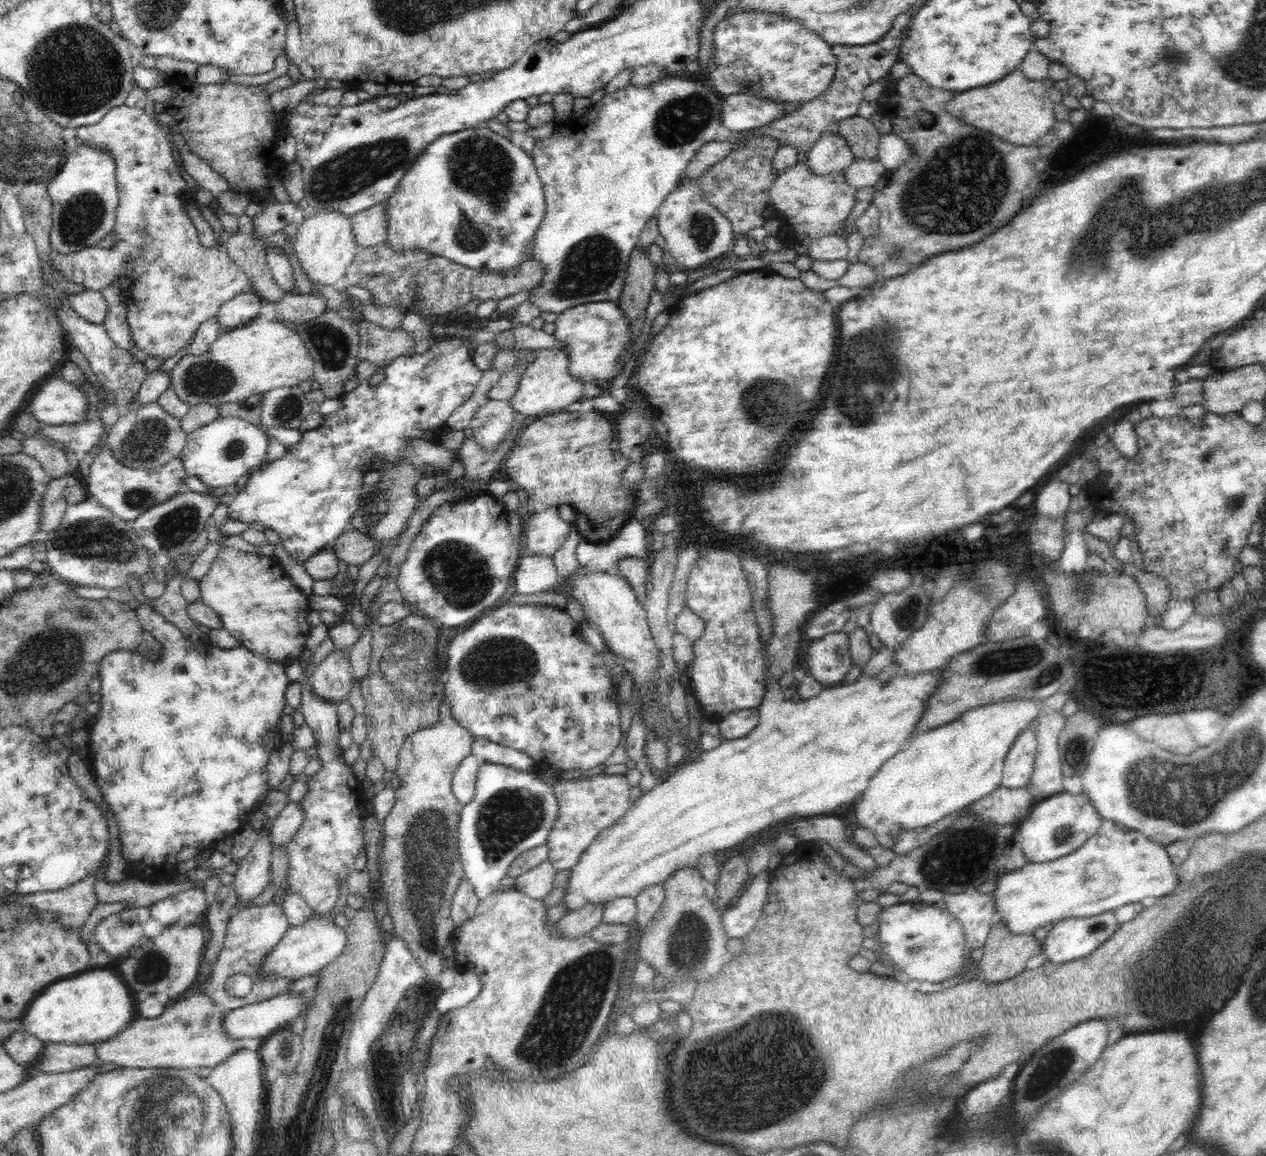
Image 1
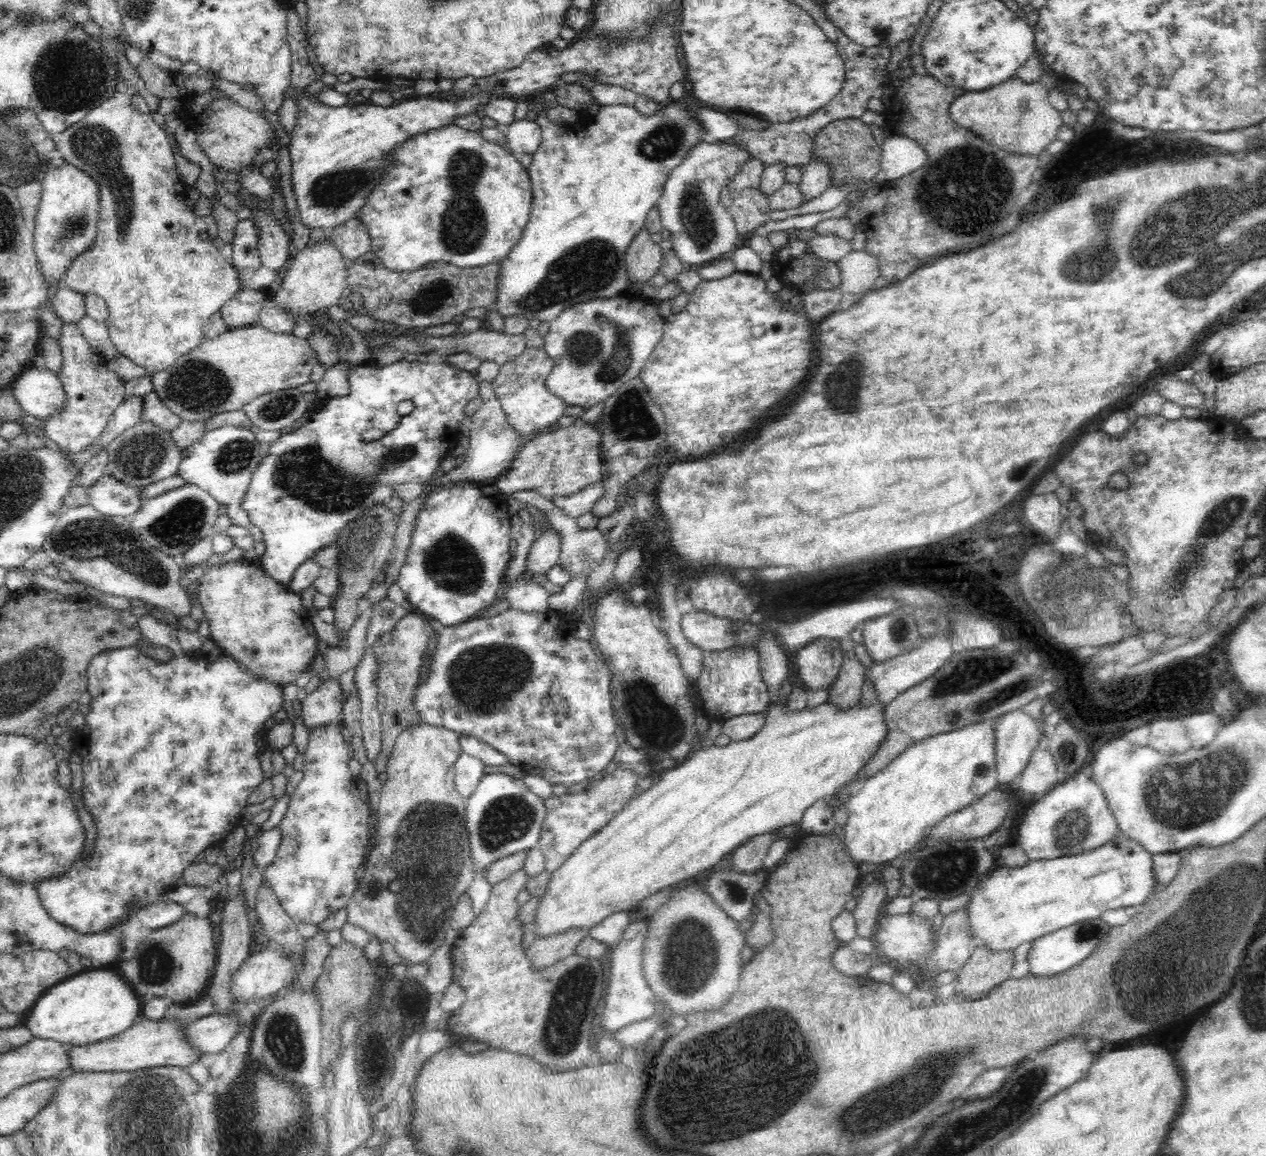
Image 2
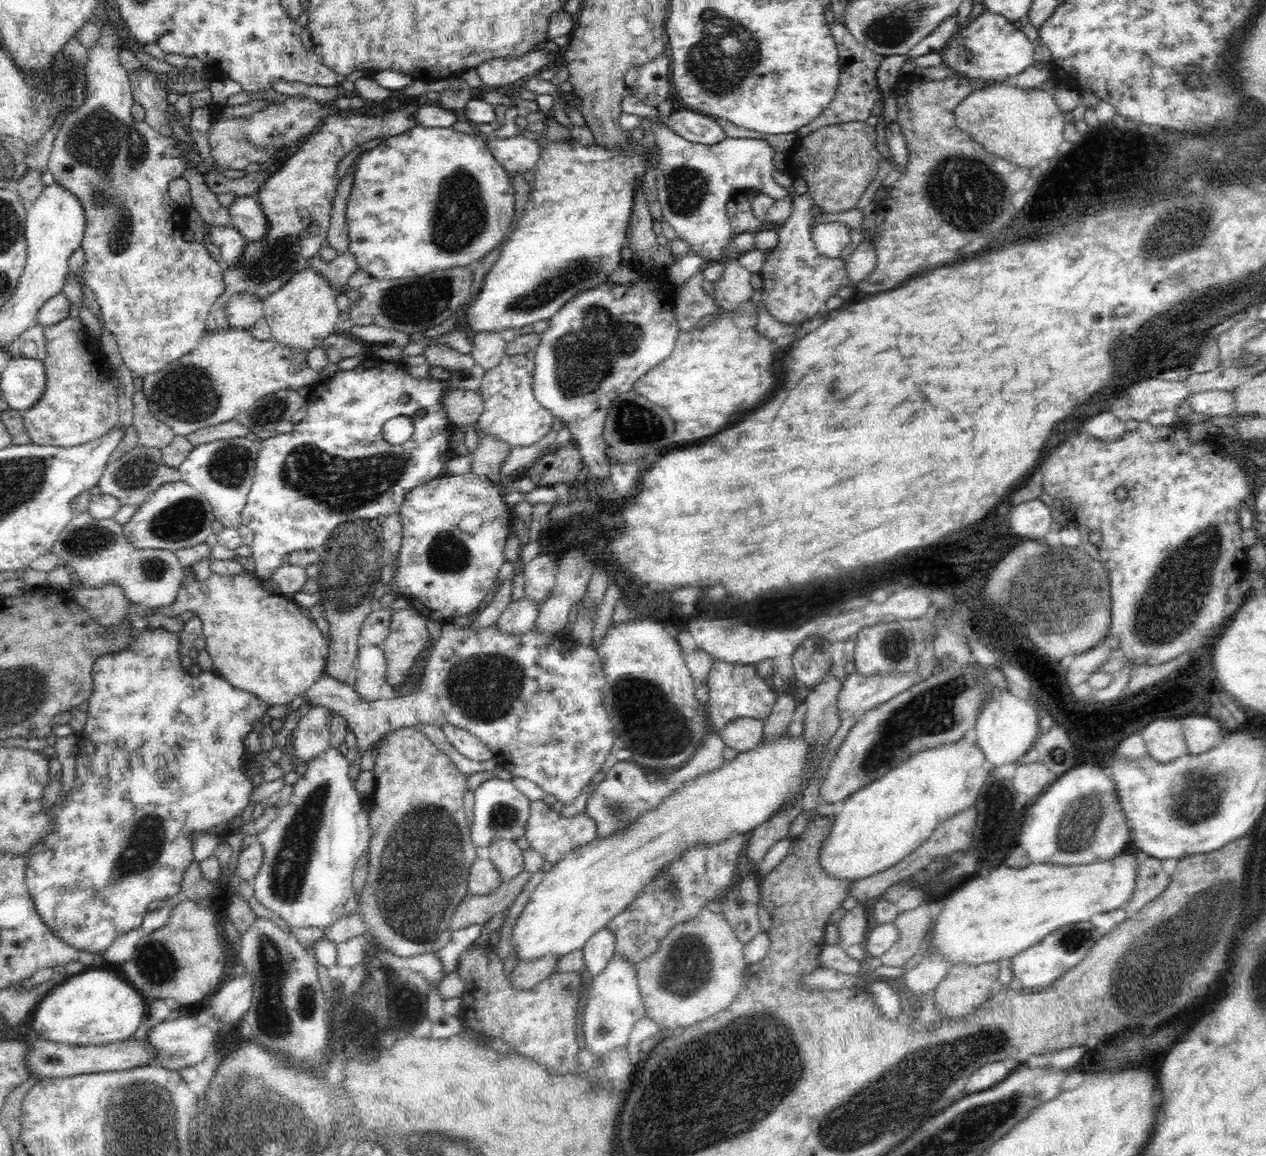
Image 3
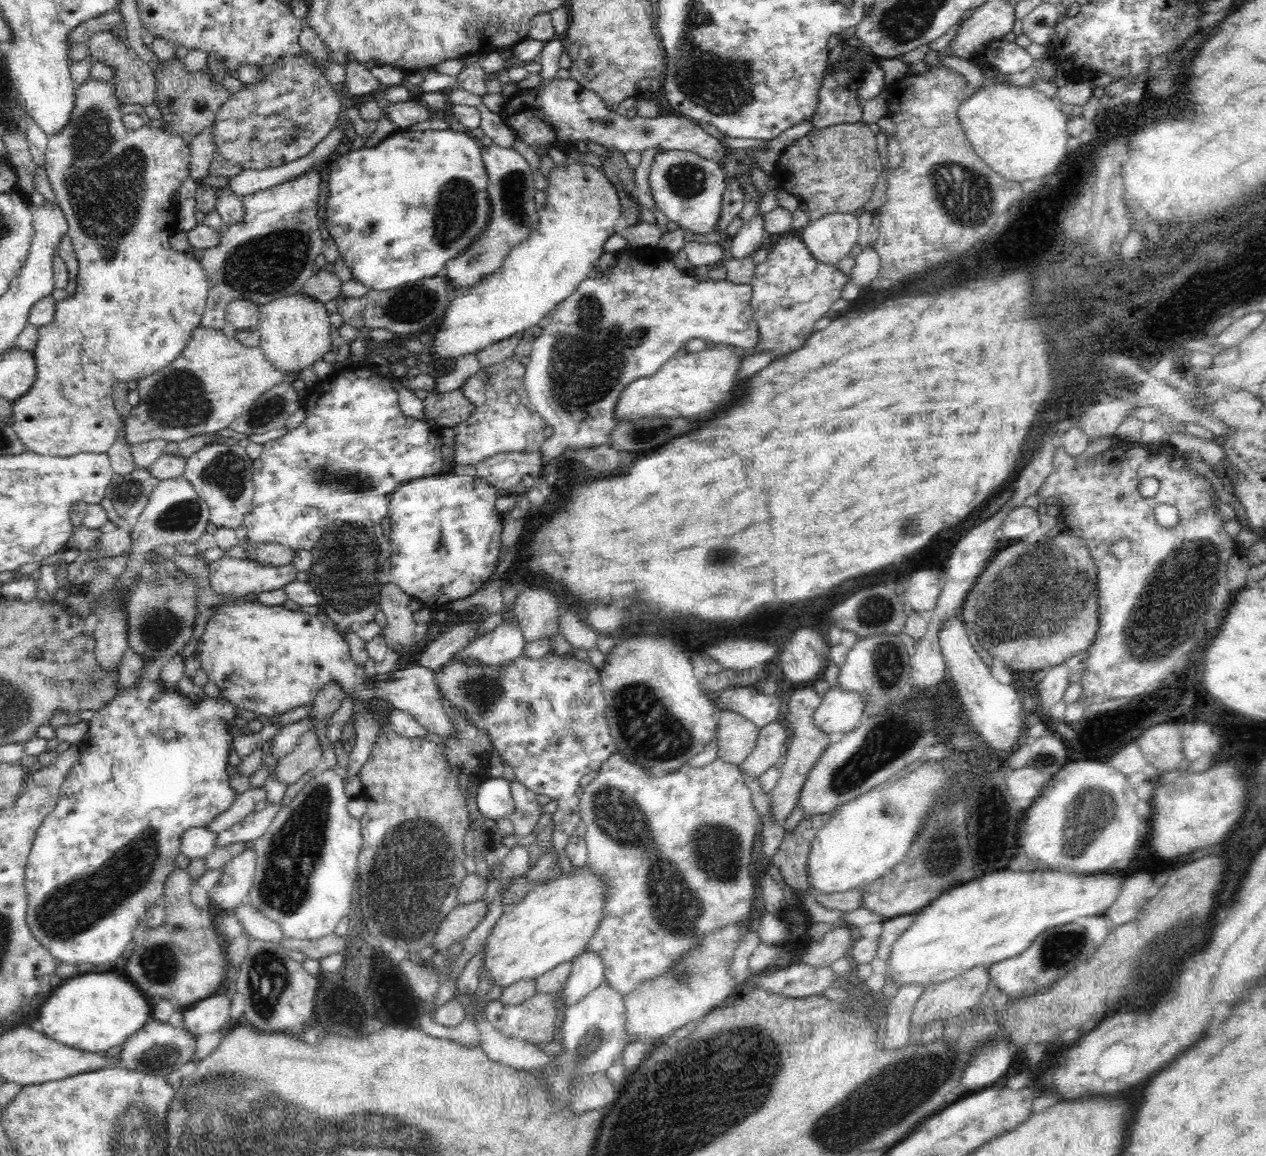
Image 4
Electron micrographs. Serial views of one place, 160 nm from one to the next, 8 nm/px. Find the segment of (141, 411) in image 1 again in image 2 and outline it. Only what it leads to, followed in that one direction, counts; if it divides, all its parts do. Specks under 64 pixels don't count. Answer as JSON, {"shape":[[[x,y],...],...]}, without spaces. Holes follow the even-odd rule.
{"shape":[[[140,420],[136,426],[124,430],[120,436],[116,436],[116,440],[112,440],[108,444],[106,451],[109,456],[106,466],[107,474],[111,474],[124,484],[144,487],[154,484],[158,480],[178,475],[182,452],[174,444],[171,433],[147,420],[146,422]]]}

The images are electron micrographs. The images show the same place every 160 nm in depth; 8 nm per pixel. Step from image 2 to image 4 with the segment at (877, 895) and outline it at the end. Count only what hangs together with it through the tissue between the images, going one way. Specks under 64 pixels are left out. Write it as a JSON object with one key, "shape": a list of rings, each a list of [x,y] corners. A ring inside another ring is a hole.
{"shape":[[[836,924],[832,926],[832,928],[827,931],[822,940],[812,941],[802,952],[802,956],[800,956],[800,962],[804,962],[808,966],[831,966],[834,960],[838,960],[838,958],[842,958],[842,956],[846,955],[851,948],[850,942],[852,942],[852,936],[850,935],[854,930],[852,927],[846,926],[845,924]]]}

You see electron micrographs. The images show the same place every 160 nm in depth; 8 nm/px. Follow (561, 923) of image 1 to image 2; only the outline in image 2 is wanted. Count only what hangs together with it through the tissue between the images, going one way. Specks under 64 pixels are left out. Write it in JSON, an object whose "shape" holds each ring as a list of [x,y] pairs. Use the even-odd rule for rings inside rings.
{"shape":[[[572,928],[546,938],[537,938],[525,950],[525,957],[532,970],[548,968],[575,952],[578,943],[587,936],[590,928]]]}

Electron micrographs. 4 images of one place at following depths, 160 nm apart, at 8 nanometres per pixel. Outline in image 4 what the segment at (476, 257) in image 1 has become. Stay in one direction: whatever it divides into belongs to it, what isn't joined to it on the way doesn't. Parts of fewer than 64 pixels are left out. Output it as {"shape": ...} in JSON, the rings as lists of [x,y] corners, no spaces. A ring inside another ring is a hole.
{"shape":[[[456,126],[447,130],[426,130],[425,132],[412,132],[409,129],[397,130],[373,148],[350,149],[329,164],[328,190],[330,196],[328,196],[326,208],[324,208],[325,224],[332,240],[338,246],[339,258],[342,258],[344,264],[352,268],[352,278],[356,282],[364,284],[369,290],[388,290],[388,288],[404,285],[406,282],[416,282],[422,278],[432,278],[432,276],[441,274],[446,262],[456,258],[464,250],[468,250],[468,246],[472,244],[472,239],[476,238],[486,226],[490,210],[487,197],[490,183],[488,183],[488,173],[486,173],[482,159],[482,146],[468,131]]]}

